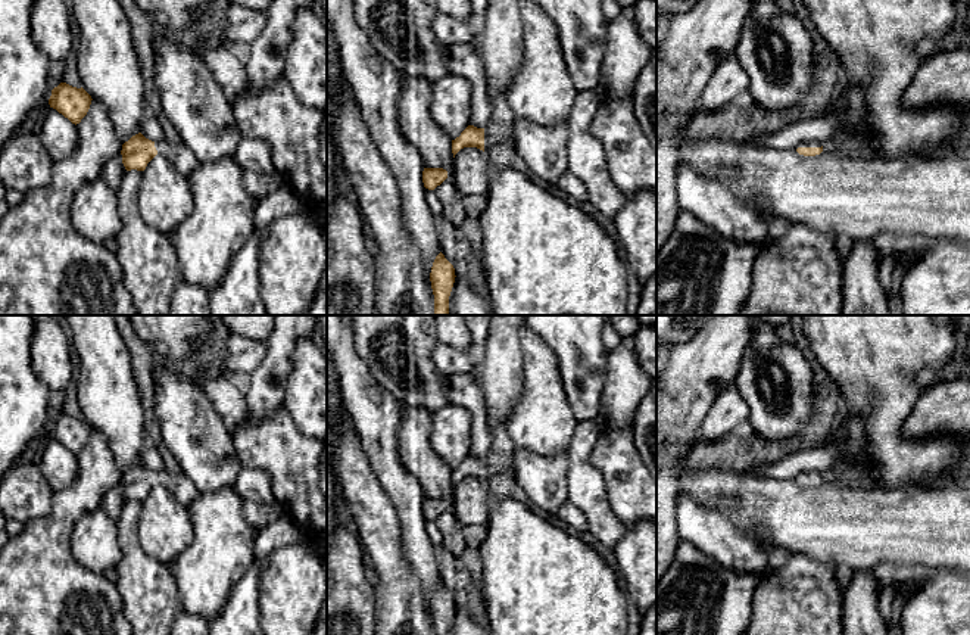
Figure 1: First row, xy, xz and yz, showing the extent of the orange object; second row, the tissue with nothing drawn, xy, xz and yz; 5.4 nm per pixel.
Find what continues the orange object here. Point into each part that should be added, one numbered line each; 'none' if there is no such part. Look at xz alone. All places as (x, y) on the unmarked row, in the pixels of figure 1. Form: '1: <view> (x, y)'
1: xz (495, 464)

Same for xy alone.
1: xy (178, 483)

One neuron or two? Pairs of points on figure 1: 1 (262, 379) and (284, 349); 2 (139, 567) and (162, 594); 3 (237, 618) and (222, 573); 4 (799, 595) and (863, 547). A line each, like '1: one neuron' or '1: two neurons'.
1: one neuron
2: one neuron
3: two neurons
4: two neurons

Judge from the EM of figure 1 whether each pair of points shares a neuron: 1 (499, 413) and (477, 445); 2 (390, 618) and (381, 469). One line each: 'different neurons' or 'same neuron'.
1: different neurons
2: different neurons

